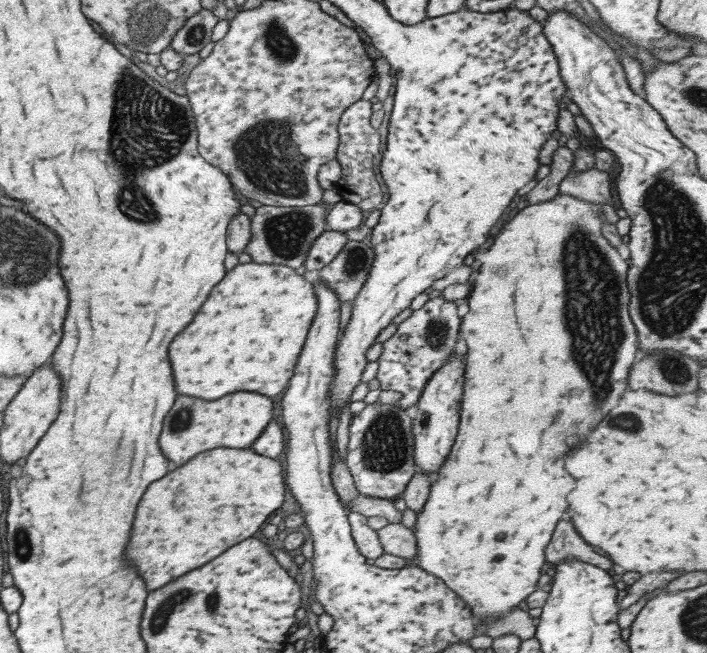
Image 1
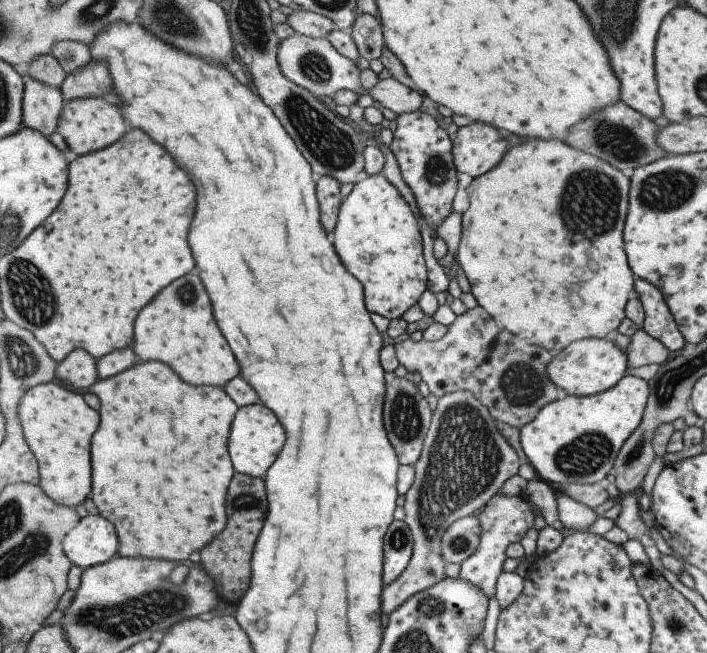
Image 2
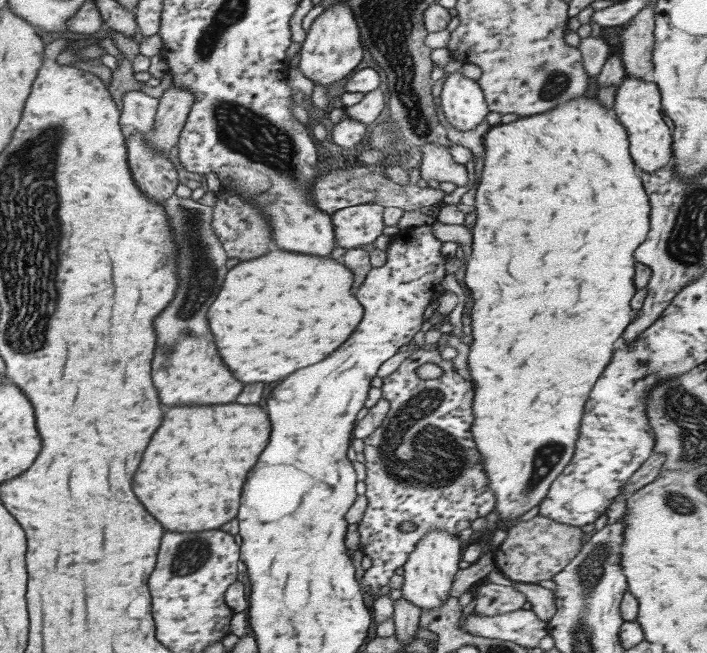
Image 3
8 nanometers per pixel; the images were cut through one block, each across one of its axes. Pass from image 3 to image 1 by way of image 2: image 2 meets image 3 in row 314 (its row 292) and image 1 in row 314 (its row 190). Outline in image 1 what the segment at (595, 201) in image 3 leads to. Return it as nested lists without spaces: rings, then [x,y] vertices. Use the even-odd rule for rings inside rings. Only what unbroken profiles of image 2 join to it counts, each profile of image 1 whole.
[[[557,193],[555,198],[539,204],[531,204],[519,210],[511,220],[505,222],[493,243],[485,252],[479,254],[481,266],[477,268],[477,276],[473,278],[473,286],[468,292],[465,302],[468,312],[460,319],[459,337],[465,342],[467,351],[464,354],[463,396],[461,396],[461,412],[459,412],[457,436],[451,446],[451,454],[447,456],[445,466],[439,468],[437,480],[431,483],[429,498],[425,506],[416,515],[416,523],[412,533],[416,538],[418,553],[414,563],[425,572],[440,578],[447,588],[450,588],[471,609],[476,618],[474,636],[482,634],[485,623],[498,619],[510,608],[522,606],[523,600],[537,587],[536,582],[541,576],[541,566],[545,564],[544,548],[549,542],[555,524],[559,522],[563,510],[567,508],[567,494],[573,490],[575,480],[563,470],[559,454],[569,452],[569,448],[587,436],[591,428],[601,422],[611,408],[615,408],[621,392],[627,386],[627,372],[638,357],[638,345],[635,346],[635,330],[629,322],[628,315],[629,291],[626,285],[626,273],[629,266],[623,261],[615,248],[606,242],[601,235],[601,220],[597,215],[596,206],[577,200],[571,195]],[[597,304],[597,314],[595,314]],[[567,306],[567,308],[565,308]],[[597,316],[597,318],[595,318]],[[637,352],[637,354],[635,354]],[[585,378],[585,380],[583,380]],[[569,426],[575,426],[575,432],[569,434]],[[563,438],[565,442],[557,442]],[[467,486],[467,488],[465,488]],[[515,488],[515,490],[511,490]],[[503,536],[503,538],[497,538]]]

